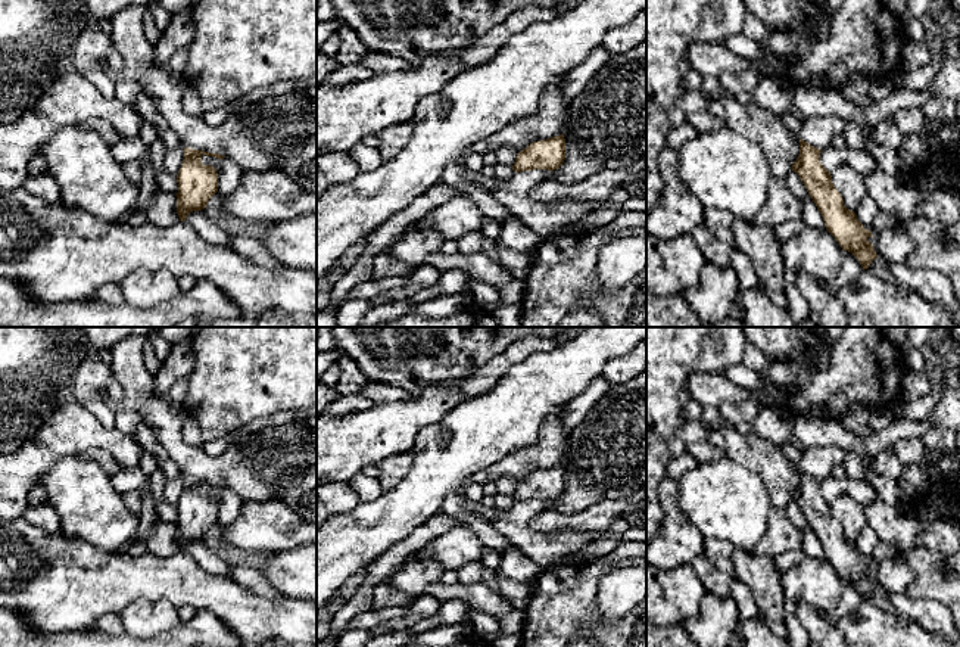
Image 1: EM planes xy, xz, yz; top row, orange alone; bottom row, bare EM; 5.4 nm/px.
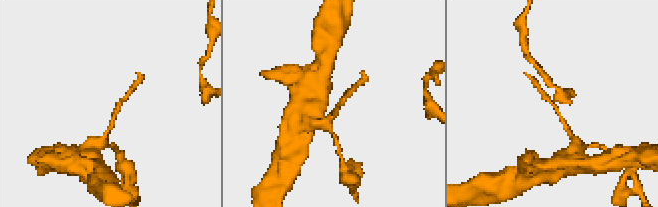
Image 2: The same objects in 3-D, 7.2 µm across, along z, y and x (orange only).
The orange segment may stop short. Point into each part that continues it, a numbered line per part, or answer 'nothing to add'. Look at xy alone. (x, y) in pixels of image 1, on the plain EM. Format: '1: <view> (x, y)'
nothing to add

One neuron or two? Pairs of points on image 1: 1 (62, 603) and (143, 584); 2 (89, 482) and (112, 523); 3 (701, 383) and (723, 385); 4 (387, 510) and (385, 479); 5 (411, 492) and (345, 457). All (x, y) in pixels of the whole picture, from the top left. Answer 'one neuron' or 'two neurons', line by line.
1: one neuron
2: one neuron
3: one neuron
4: two neurons
5: two neurons

